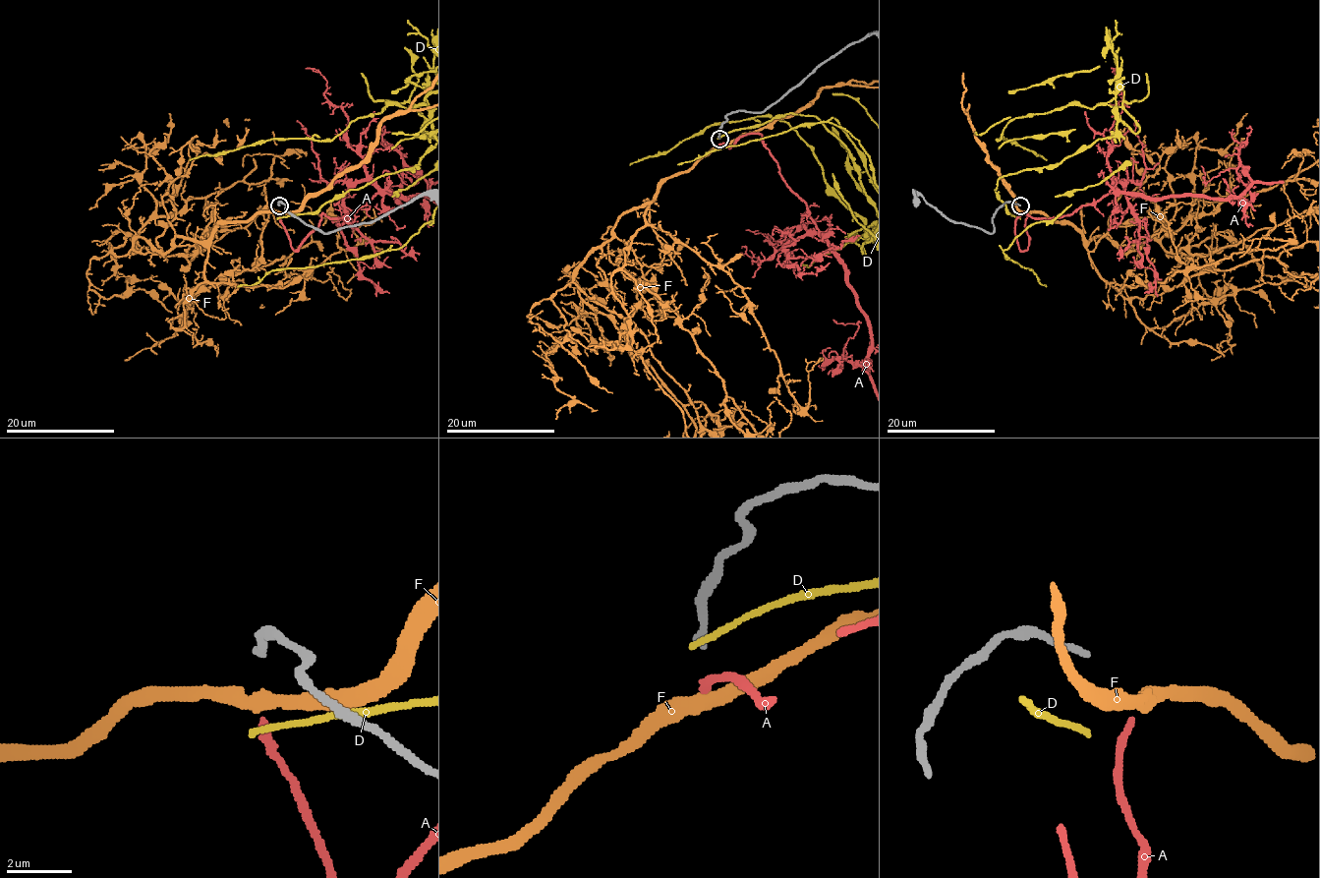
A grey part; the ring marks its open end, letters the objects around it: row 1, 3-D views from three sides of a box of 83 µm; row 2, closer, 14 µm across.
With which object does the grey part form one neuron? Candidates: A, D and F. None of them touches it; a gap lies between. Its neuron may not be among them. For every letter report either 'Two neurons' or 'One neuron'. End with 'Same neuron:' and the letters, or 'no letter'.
A: One neuron
D: Two neurons
F: Two neurons
Same neuron: A

